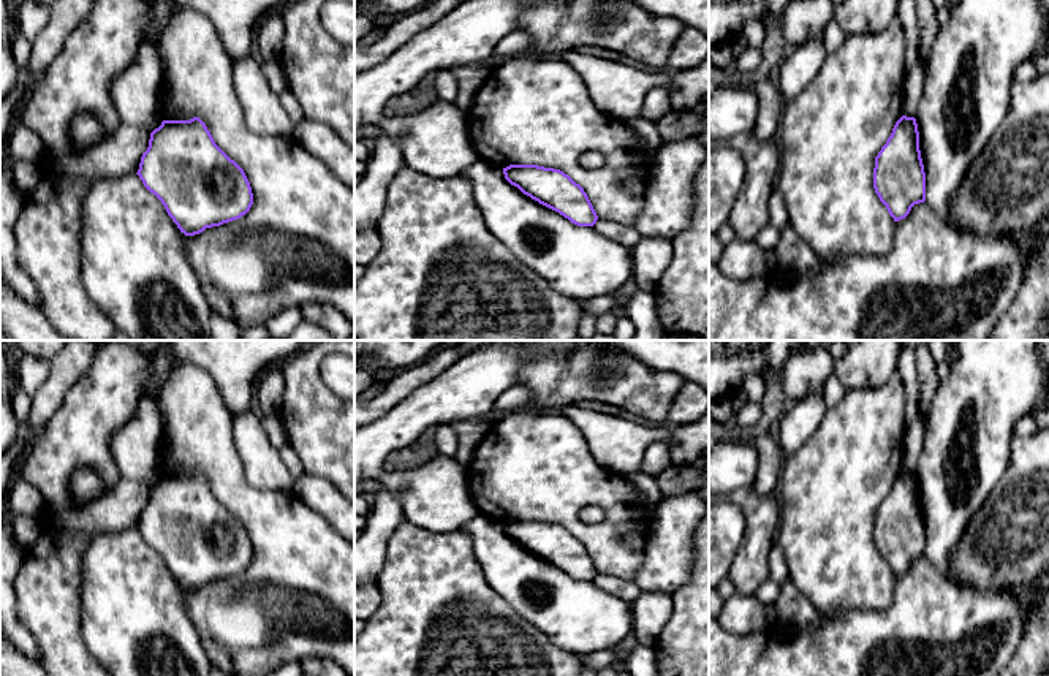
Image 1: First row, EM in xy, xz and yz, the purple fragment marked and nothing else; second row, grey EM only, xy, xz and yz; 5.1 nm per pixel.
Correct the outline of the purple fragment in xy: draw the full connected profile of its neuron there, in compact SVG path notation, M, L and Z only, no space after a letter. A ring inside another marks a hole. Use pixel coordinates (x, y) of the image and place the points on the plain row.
M199 472L163 475L150 488L149 502L136 527L144 541L165 560L168 570L185 591L220 581L245 570L253 559L253 548L244 524L214 496Z

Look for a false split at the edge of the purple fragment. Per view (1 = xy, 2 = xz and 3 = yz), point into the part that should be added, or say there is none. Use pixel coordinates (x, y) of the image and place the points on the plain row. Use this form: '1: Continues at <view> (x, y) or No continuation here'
1: No continuation here
2: No continuation here
3: No continuation here

